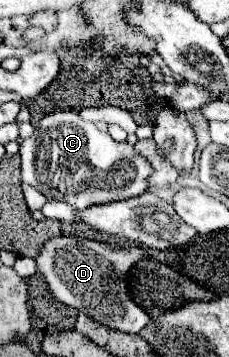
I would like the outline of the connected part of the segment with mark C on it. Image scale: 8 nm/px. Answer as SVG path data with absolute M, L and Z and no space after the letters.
M54 111L46 115L34 129L34 133L20 143L22 157L22 181L34 185L46 199L66 201L76 209L86 209L98 203L112 203L130 197L138 197L148 189L148 177L152 165L140 157L130 143L116 143L108 131L100 131L92 121L84 121L78 111Z

